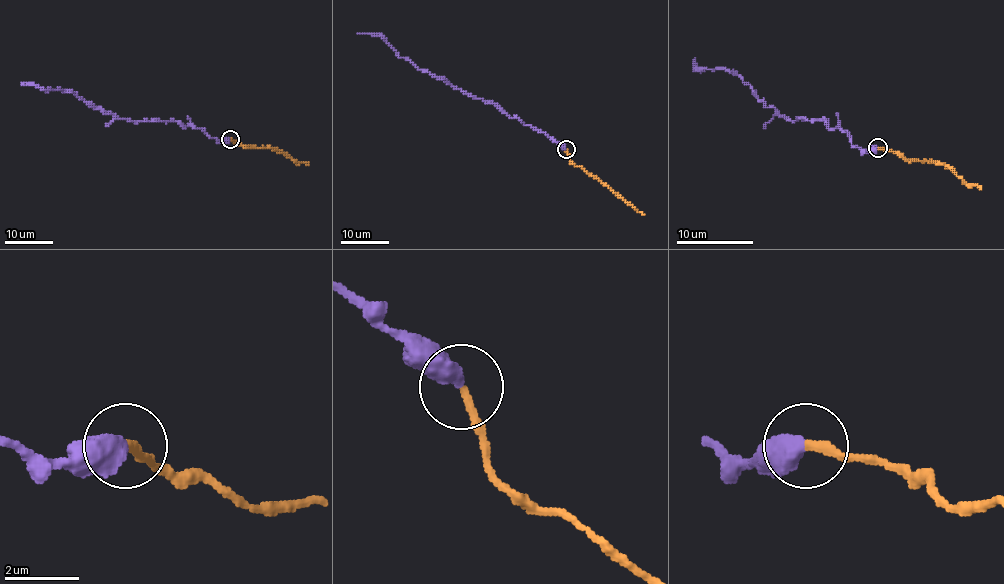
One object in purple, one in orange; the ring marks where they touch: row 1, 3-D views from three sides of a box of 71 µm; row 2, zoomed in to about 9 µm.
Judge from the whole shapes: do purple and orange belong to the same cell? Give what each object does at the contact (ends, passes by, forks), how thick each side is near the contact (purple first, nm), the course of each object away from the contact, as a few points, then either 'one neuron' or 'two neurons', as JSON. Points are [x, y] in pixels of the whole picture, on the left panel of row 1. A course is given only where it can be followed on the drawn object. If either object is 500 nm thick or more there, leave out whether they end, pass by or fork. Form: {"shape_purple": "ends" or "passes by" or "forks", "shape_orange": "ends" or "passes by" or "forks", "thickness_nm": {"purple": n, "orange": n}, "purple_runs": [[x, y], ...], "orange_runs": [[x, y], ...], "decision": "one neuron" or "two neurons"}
{"thickness_nm": {"purple": 550, "orange": 240}, "purple_runs": [[229, 139], [211, 139], [202, 128], [182, 127], [176, 122], [128, 122], [89, 106], [74, 93], [21, 83]], "orange_runs": [[229, 139], [246, 147], [274, 147], [309, 165]], "decision": "one neuron"}

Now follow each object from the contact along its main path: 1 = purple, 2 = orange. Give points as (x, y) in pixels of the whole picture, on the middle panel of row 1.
1: (565, 150), (494, 104), (475, 99), (425, 73), (400, 57), (378, 35), (357, 34)
2: (565, 150), (571, 162), (598, 177), (645, 215)

